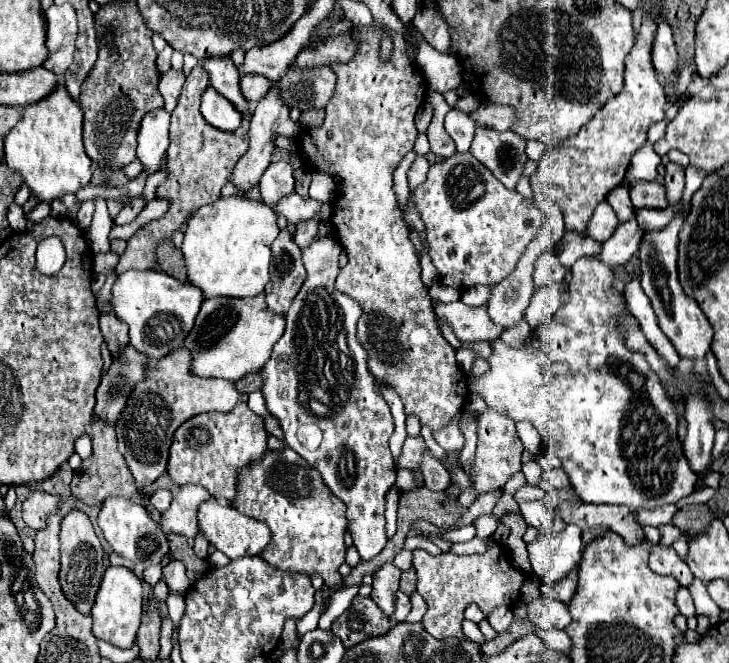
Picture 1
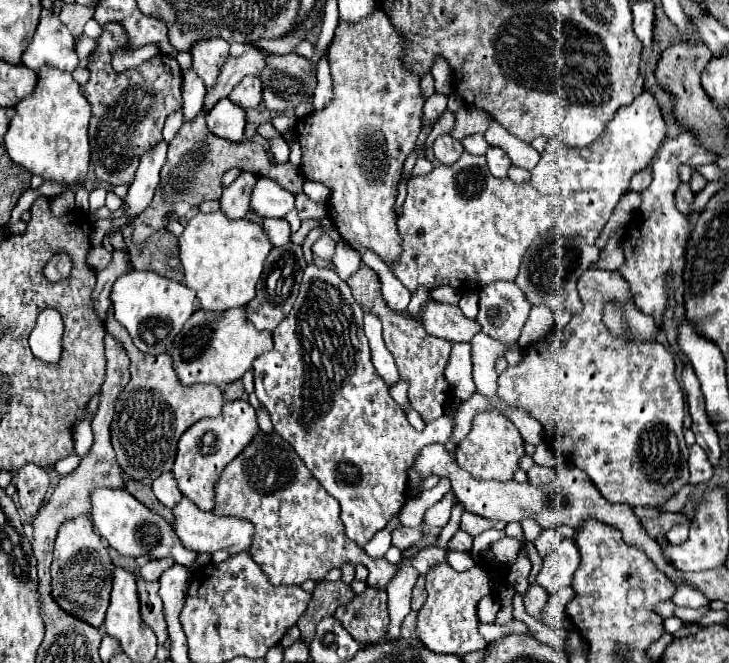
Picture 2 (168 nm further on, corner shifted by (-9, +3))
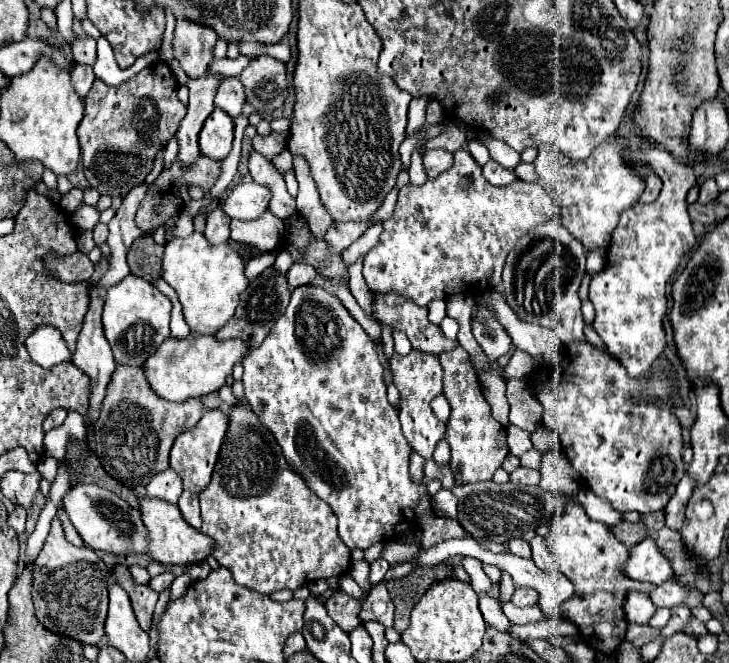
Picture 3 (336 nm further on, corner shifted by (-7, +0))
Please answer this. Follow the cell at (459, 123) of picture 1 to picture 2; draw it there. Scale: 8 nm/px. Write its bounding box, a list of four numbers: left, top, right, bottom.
[463,135,489,155]

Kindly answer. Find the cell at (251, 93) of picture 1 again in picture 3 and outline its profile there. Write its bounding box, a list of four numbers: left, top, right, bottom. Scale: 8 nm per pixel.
[215,78,245,118]

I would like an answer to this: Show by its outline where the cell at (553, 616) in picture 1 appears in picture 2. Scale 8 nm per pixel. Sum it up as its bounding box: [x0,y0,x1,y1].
[523,585,549,617]

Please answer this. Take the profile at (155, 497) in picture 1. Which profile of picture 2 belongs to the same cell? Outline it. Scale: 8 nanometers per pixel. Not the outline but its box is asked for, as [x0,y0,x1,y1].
[151,473,183,509]

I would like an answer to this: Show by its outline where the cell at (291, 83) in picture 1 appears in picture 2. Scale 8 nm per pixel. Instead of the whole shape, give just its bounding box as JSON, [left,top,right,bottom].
[259,53,317,113]

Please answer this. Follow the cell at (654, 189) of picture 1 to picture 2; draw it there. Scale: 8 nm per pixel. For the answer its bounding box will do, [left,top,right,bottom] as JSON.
[675,185,695,215]

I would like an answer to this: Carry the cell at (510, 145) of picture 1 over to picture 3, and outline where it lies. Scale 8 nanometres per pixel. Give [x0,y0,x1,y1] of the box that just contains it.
[483,160,517,186]

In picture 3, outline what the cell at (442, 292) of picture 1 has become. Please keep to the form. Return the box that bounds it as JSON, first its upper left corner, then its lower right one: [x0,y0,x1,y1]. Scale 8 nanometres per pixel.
[427,300,447,324]

